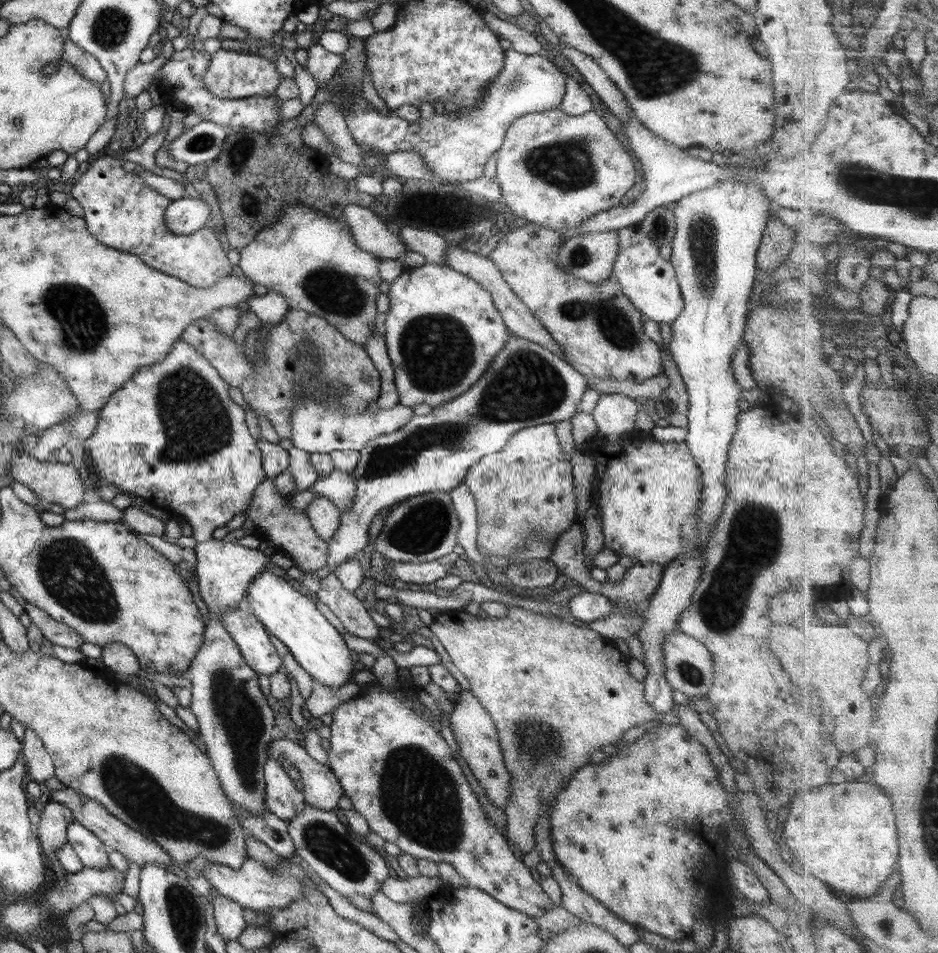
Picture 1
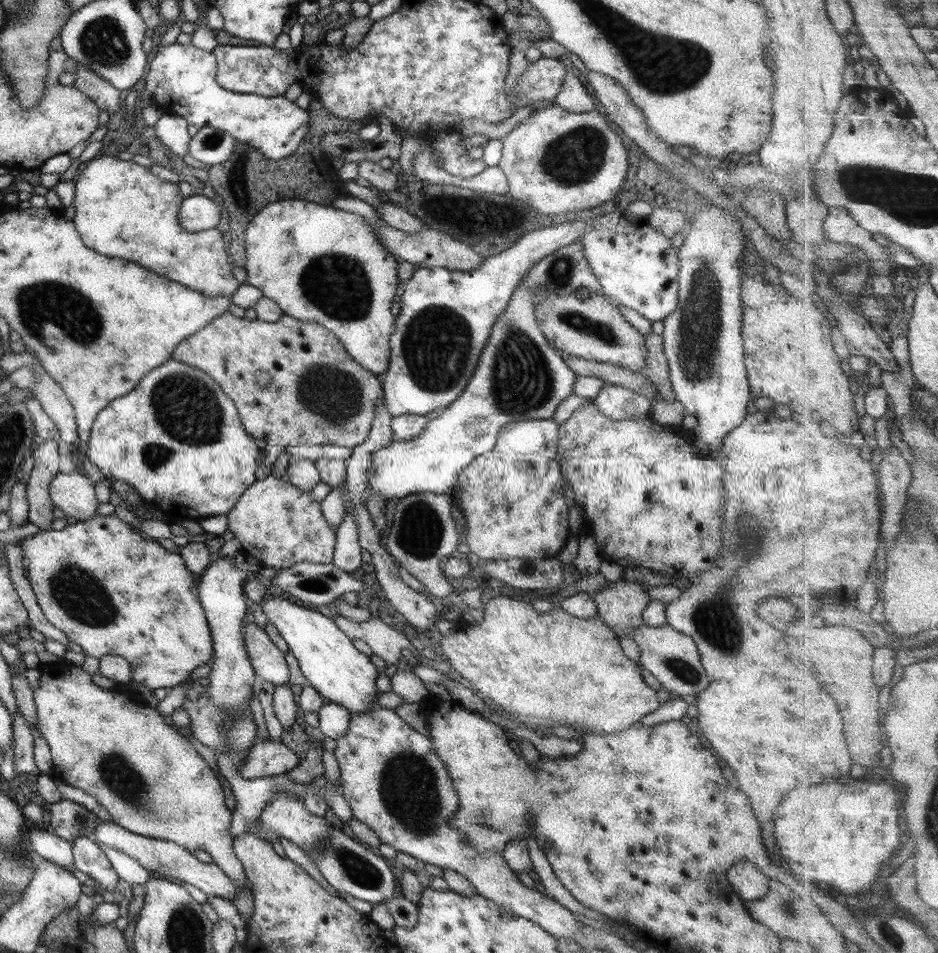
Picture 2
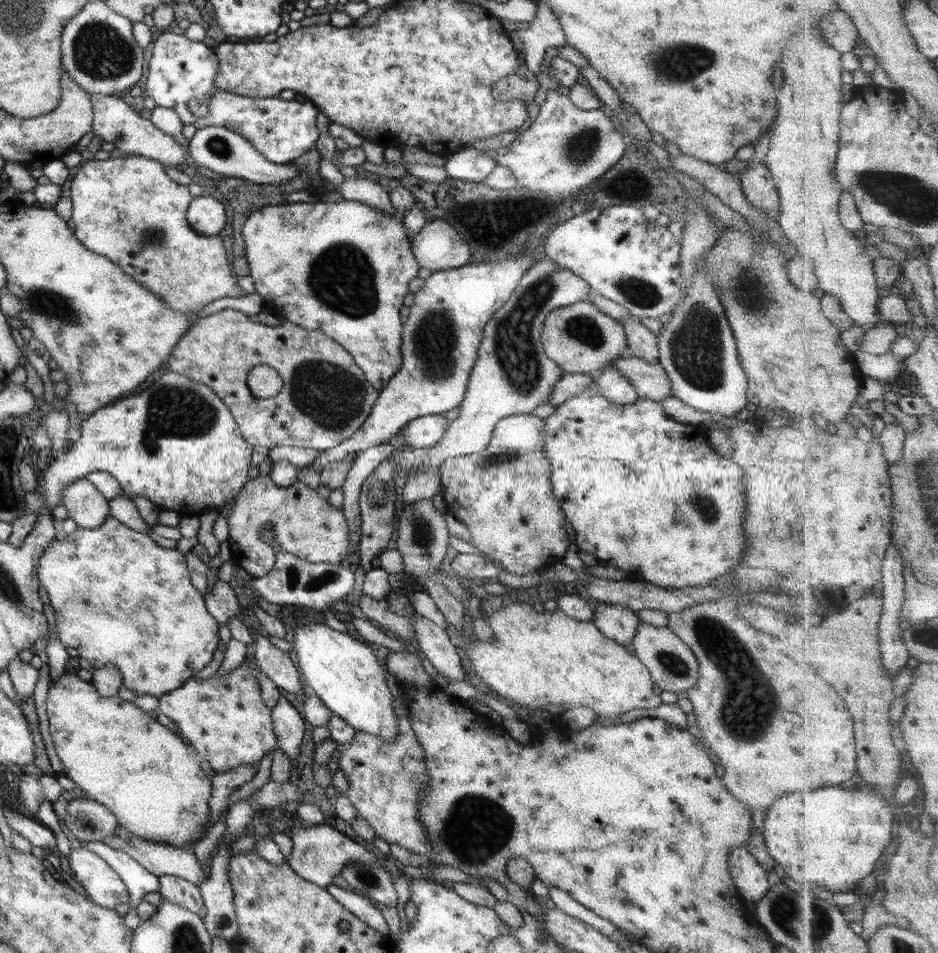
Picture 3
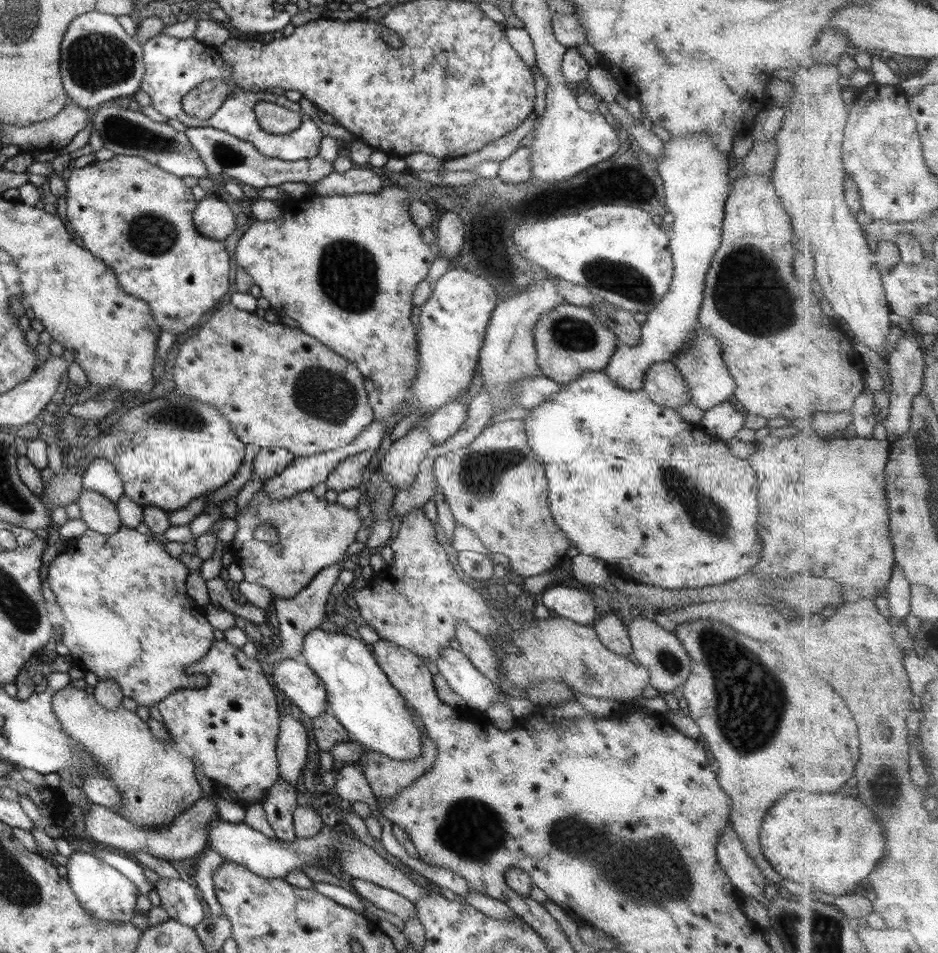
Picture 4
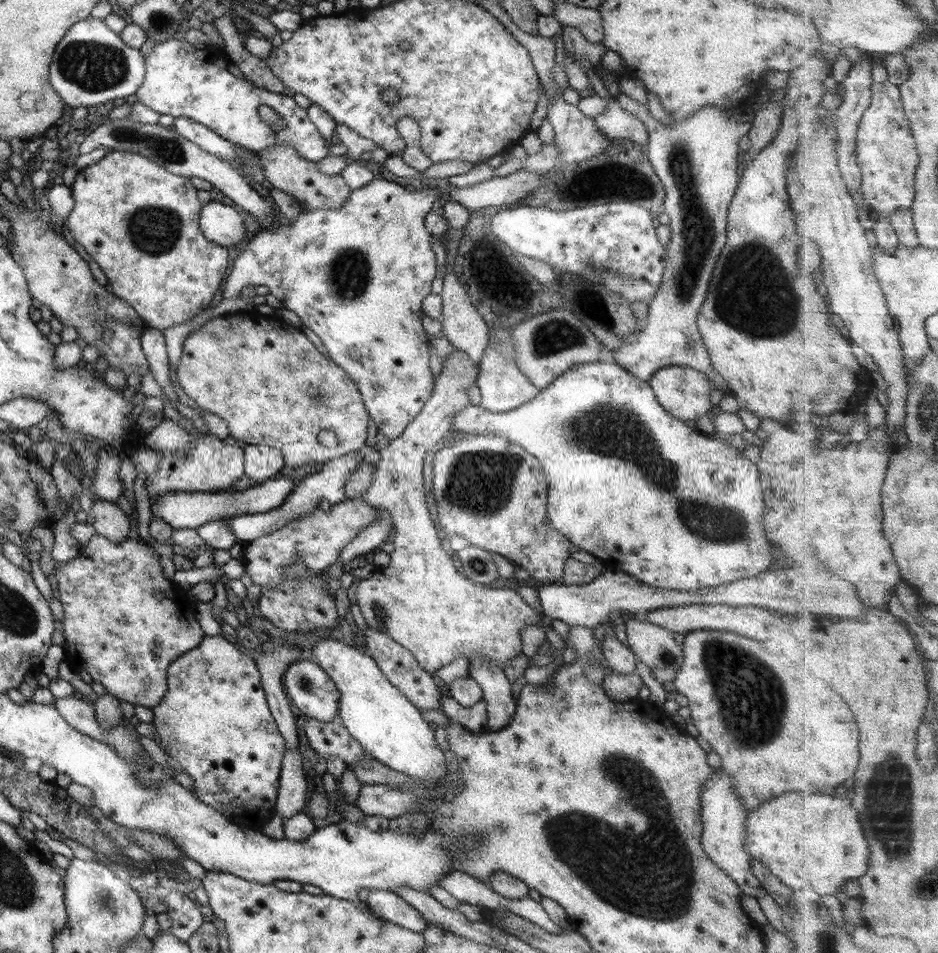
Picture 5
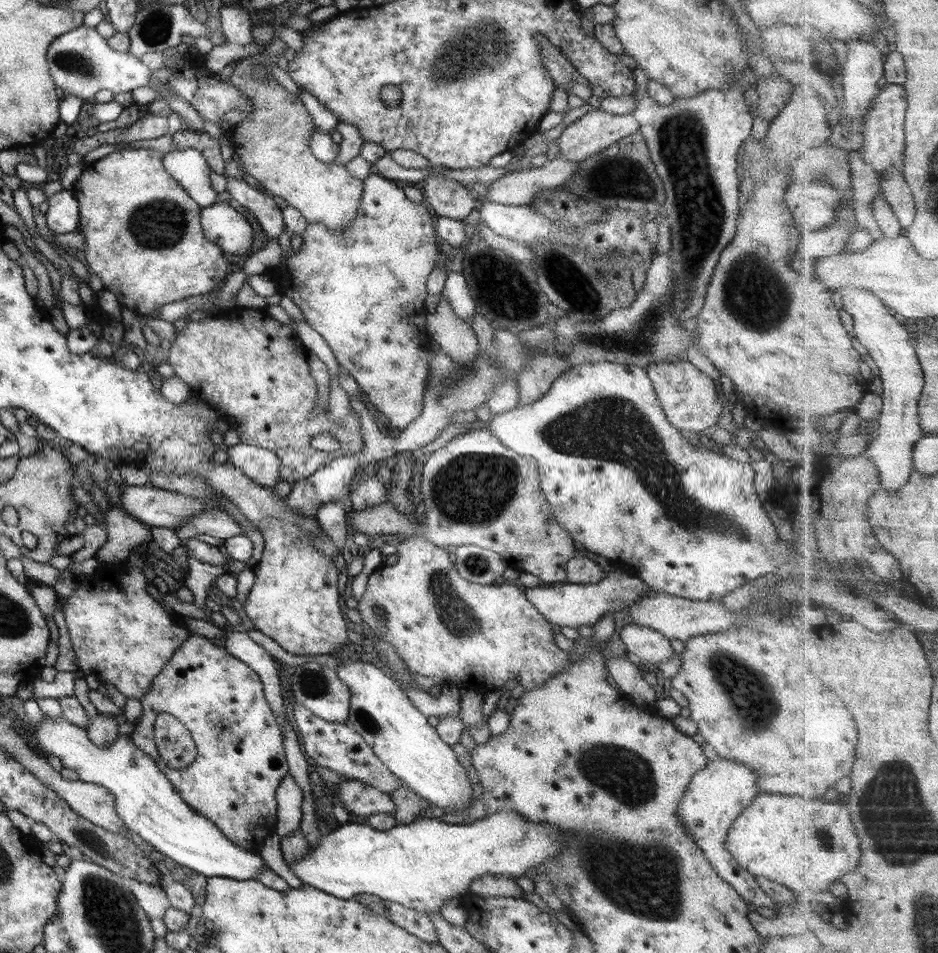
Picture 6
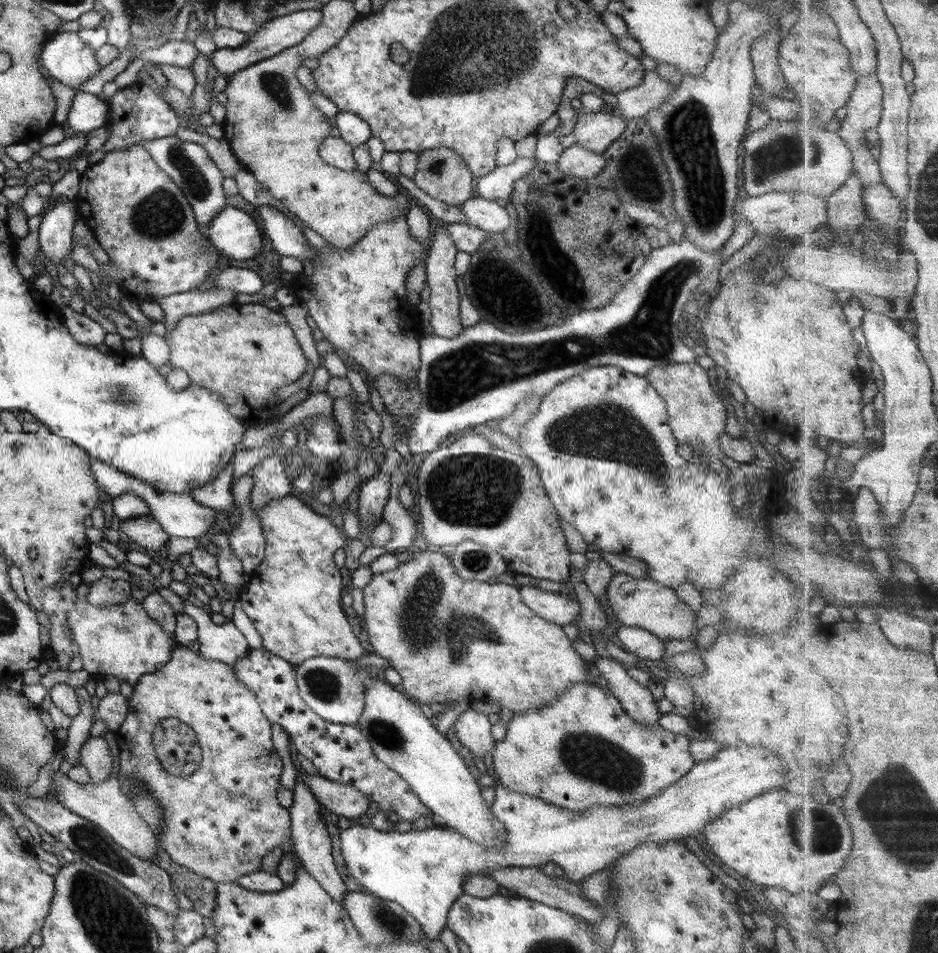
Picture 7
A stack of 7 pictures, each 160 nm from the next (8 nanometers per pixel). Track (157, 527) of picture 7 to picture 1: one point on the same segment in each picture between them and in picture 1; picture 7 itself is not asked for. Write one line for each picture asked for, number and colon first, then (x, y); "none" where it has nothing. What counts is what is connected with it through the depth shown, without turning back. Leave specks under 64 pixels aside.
1: (54, 482)
2: (73, 493)
3: (85, 506)
4: (100, 515)
5: (109, 521)
6: (124, 533)

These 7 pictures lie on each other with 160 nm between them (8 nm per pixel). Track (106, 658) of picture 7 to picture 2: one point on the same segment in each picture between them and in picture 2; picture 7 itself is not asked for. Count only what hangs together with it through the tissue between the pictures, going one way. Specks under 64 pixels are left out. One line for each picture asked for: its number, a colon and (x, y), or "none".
2: (110, 591)
3: (118, 597)
4: (127, 617)
5: (123, 624)
6: (120, 635)

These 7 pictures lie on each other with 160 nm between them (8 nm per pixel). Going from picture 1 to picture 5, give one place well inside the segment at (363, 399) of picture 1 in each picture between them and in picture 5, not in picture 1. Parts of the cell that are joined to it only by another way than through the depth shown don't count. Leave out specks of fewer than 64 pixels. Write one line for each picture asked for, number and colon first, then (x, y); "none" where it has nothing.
2: (318, 395)
3: (324, 398)
4: (275, 386)
5: (270, 386)

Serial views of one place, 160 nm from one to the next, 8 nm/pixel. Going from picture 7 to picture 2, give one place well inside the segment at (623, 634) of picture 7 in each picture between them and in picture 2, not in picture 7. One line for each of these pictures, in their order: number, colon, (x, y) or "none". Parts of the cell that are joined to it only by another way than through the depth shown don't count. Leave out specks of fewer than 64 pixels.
2: (670, 657)
3: (671, 664)
4: (657, 650)
5: (654, 646)
6: (651, 647)

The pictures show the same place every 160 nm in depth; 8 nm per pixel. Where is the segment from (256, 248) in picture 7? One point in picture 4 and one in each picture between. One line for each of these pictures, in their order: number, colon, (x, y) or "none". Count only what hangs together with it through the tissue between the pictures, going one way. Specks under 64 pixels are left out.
4: (212, 219)
5: (221, 224)
6: (226, 228)

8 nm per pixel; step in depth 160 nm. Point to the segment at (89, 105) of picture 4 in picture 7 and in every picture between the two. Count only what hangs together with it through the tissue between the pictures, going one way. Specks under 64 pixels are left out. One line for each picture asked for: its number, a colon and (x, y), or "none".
5: (90, 65)
6: (80, 63)
7: (64, 57)

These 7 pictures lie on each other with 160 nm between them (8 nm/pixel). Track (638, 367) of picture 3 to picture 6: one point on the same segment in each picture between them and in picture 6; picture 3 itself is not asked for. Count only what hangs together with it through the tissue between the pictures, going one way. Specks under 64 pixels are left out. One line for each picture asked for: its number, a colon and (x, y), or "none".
4: (664, 385)
5: (683, 393)
6: (688, 399)

